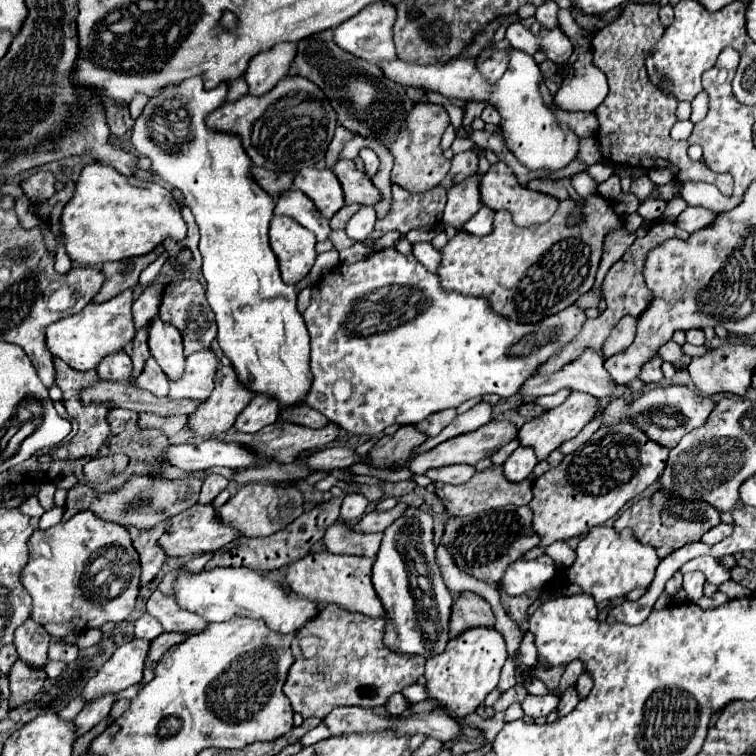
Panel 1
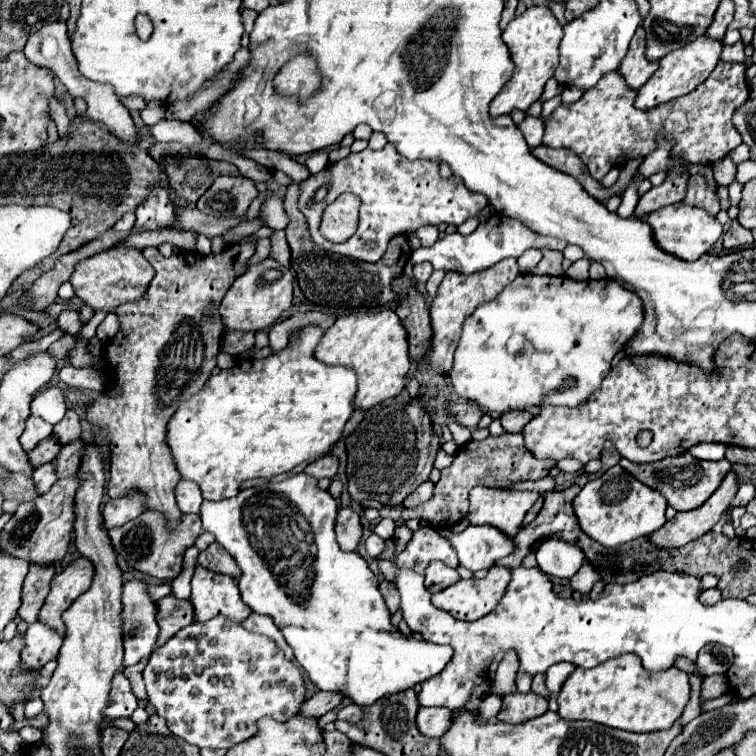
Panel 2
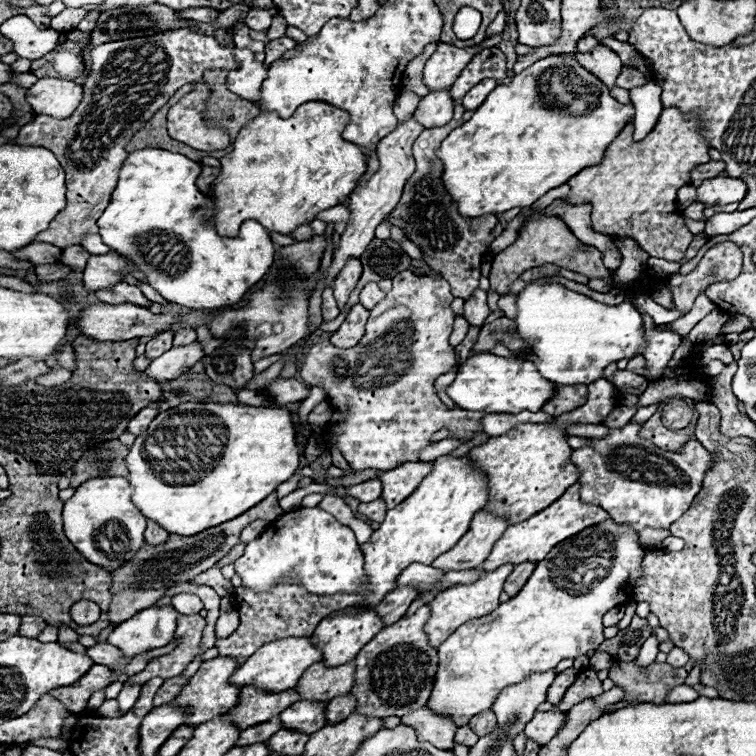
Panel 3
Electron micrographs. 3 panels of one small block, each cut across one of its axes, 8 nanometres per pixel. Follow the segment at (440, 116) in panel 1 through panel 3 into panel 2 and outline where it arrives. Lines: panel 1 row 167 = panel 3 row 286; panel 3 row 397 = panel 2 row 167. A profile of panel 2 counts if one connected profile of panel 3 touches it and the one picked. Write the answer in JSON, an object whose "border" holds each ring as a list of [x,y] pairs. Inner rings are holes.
{"border":[[[386,144],[382,150],[366,148],[362,152],[350,154],[348,158],[330,164],[322,172],[312,174],[308,180],[300,182],[300,198],[298,198],[298,208],[308,220],[312,240],[328,252],[350,256],[362,262],[378,262],[390,238],[396,234],[410,234],[422,226],[428,226],[426,222],[432,222],[436,226],[442,222],[460,226],[464,220],[478,216],[480,210],[486,208],[486,204],[488,198],[484,194],[470,192],[460,178],[452,176],[444,180],[438,174],[436,162],[408,160],[402,154],[398,154],[392,144]],[[320,186],[326,186],[328,194],[322,202],[314,202],[312,200],[314,192]],[[342,192],[352,192],[362,200],[360,224],[352,238],[348,238],[342,244],[332,244],[320,236],[318,220],[324,206],[334,202]]]}

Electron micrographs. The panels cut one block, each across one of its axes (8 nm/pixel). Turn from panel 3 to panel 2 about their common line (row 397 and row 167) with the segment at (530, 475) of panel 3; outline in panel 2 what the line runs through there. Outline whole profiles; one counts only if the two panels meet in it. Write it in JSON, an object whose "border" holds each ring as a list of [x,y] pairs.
{"border":[[[720,60],[716,64],[716,68],[712,70],[712,74],[704,80],[704,84],[700,84],[694,92],[674,98],[670,102],[664,102],[660,106],[654,106],[650,110],[638,110],[634,106],[638,92],[628,88],[624,76],[618,70],[608,72],[592,90],[584,92],[584,96],[578,102],[560,104],[552,112],[550,120],[546,122],[544,144],[552,146],[552,148],[574,150],[582,158],[582,162],[588,166],[594,180],[602,180],[608,174],[608,170],[622,166],[626,160],[646,158],[648,154],[652,154],[656,150],[658,136],[674,140],[674,156],[682,156],[692,164],[714,164],[720,158],[728,156],[728,152],[732,152],[742,142],[740,132],[734,128],[734,124],[732,124],[732,120],[728,120],[728,116],[734,116],[734,112],[748,100],[748,86],[746,86],[744,74],[746,74],[744,64],[730,64],[730,62]]]}

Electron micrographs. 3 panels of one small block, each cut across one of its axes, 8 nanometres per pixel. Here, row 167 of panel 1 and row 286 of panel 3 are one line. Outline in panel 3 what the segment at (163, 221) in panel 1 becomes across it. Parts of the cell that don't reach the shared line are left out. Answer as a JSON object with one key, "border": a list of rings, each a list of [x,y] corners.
{"border":[[[114,250],[102,256],[90,256],[88,266],[84,268],[84,286],[92,292],[114,286],[130,272],[130,260],[116,254]]]}

